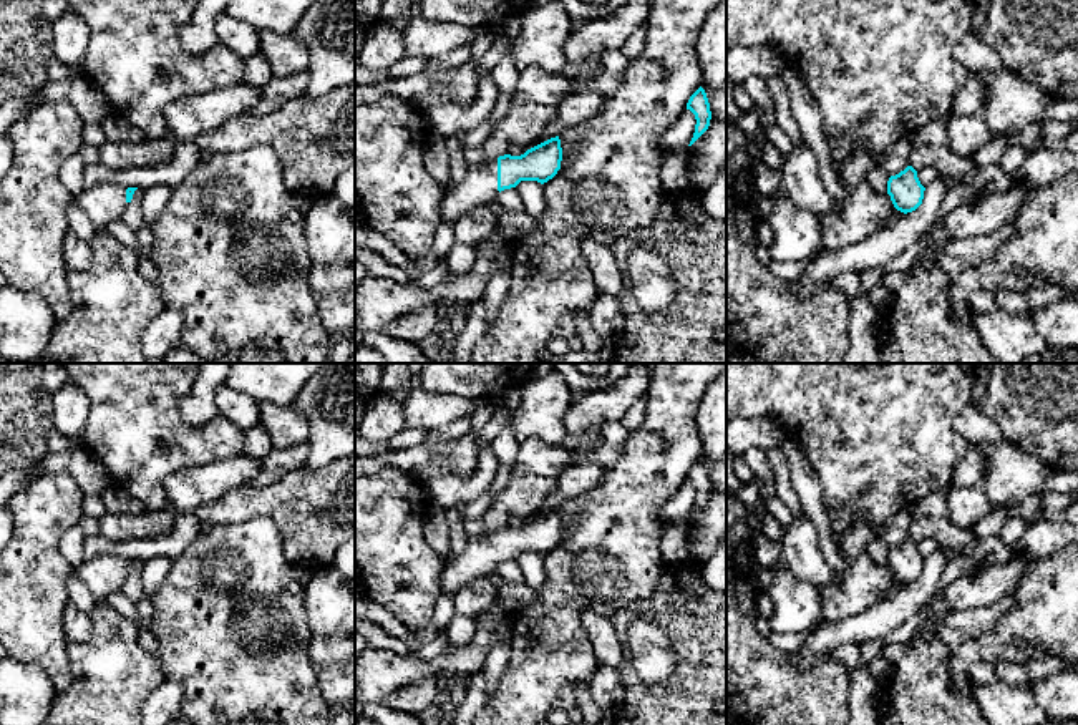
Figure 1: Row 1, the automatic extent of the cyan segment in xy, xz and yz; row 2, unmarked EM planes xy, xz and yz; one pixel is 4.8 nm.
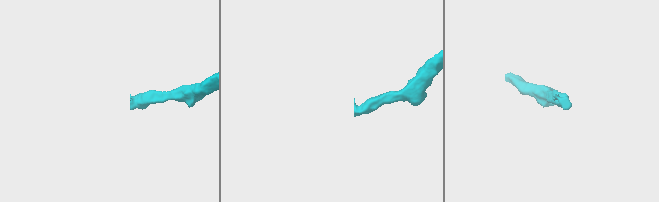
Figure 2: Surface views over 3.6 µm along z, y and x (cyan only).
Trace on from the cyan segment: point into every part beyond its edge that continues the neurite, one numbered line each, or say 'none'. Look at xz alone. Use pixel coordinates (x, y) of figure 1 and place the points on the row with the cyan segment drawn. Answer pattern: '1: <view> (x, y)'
1: xz (478, 188)

